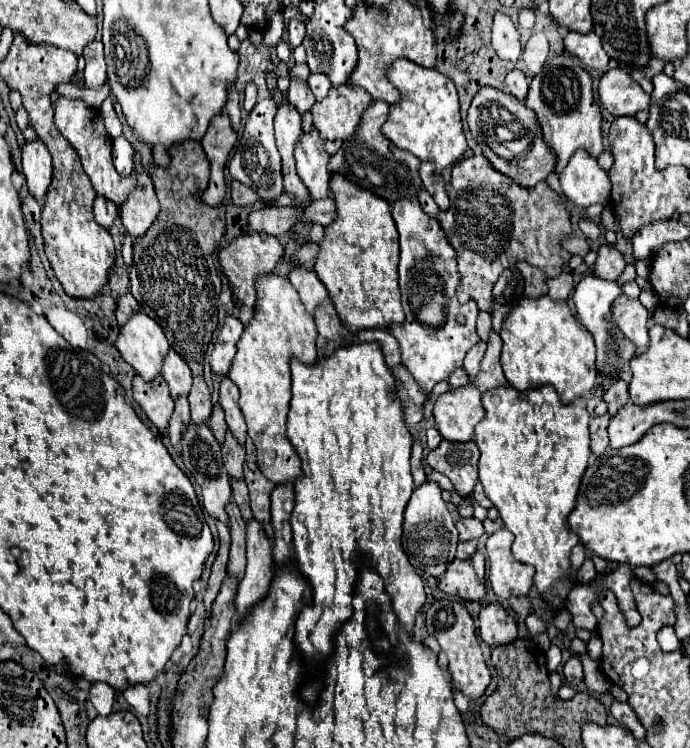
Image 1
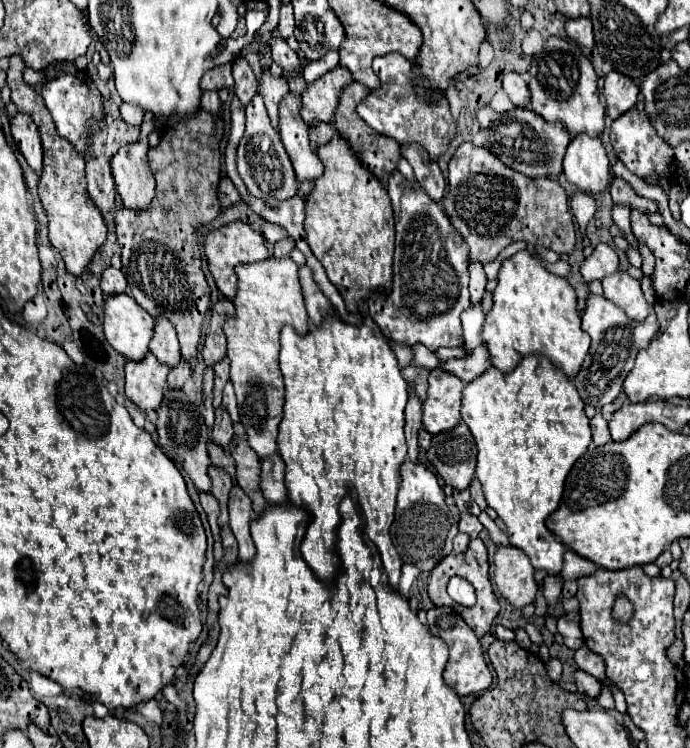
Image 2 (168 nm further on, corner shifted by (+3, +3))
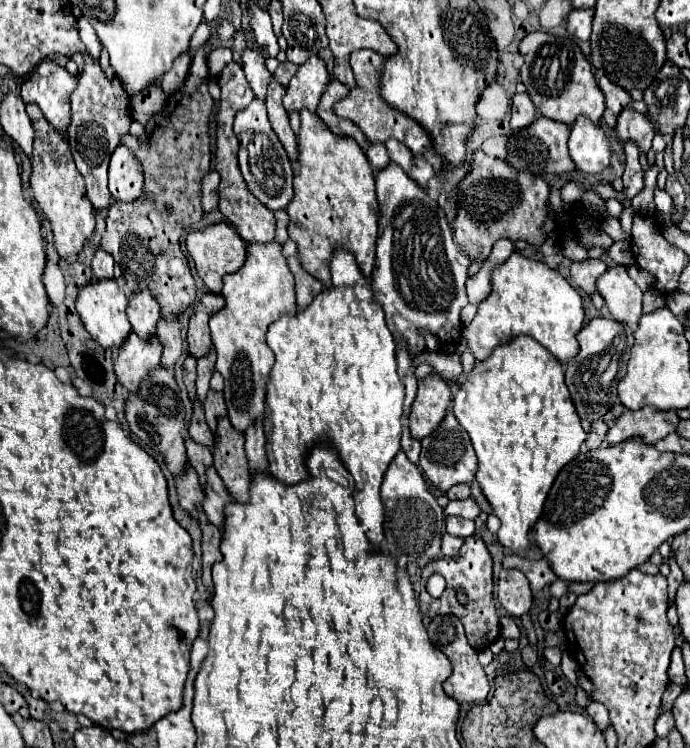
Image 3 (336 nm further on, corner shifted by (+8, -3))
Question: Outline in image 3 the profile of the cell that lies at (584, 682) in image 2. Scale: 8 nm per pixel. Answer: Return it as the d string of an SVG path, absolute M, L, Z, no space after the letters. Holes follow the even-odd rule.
M589 703L589 707L587 707L587 715L595 721L595 725L597 725L597 729L599 731L605 731L609 725L611 725L611 721L609 721L609 711L605 709L605 705L601 705L601 703Z

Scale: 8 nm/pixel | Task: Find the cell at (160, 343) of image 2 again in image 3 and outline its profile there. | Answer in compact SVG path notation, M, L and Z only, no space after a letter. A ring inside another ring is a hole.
M135 291L129 293L127 303L127 317L133 327L133 331L141 337L153 337L157 329L157 319L161 317L161 307L157 299L151 295L151 291Z

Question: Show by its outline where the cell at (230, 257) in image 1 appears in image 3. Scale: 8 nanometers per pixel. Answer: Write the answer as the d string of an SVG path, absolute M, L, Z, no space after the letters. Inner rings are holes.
M217 223L211 227L205 227L201 231L191 231L185 237L185 247L191 255L191 259L195 261L195 269L197 275L203 279L203 283L209 287L209 291L219 293L223 287L223 275L225 273L235 273L247 255L247 245L245 241L241 241L241 237L237 235L237 231L233 231L233 227L225 225L225 223Z

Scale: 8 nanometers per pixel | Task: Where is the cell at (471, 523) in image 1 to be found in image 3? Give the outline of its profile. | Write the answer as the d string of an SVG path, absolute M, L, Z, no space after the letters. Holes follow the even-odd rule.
M447 517L447 533L455 535L455 537L471 537L475 533L475 523L471 519L463 519L463 517Z

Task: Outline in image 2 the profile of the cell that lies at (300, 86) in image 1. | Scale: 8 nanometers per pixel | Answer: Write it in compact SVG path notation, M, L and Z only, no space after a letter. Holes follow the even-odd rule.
M272 33L272 59L274 63L278 63L284 71L286 77L292 77L292 75L300 75L302 73L302 61L298 59L298 55L288 47L286 41L282 41L280 33Z

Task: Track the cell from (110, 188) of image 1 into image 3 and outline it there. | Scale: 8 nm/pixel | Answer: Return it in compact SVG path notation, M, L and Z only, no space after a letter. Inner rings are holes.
M45 59L35 73L21 85L21 97L25 103L35 103L43 111L45 119L61 133L69 125L69 97L77 77L69 75L65 67Z

